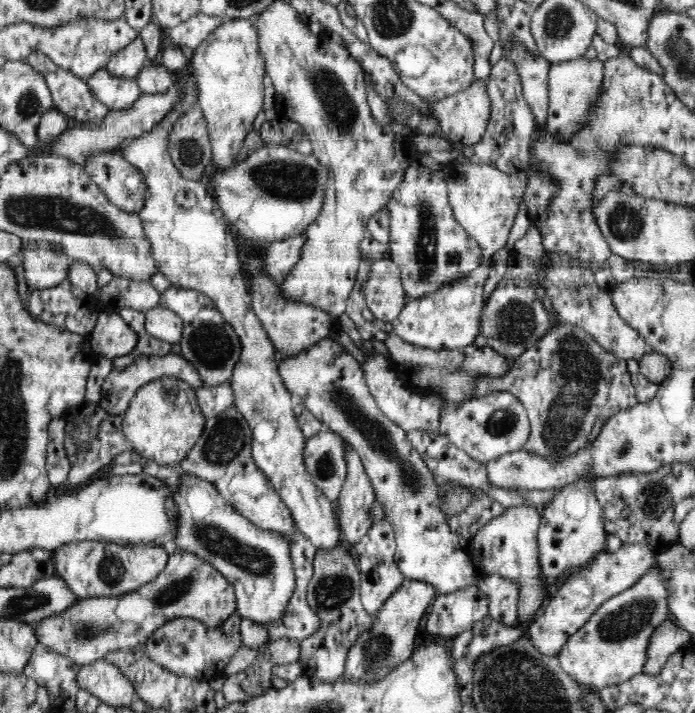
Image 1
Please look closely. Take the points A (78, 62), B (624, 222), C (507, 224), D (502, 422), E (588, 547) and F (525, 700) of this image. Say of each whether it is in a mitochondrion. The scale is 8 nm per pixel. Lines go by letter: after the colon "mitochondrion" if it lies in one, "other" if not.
A: other
B: mitochondrion
C: other
D: mitochondrion
E: other
F: mitochondrion

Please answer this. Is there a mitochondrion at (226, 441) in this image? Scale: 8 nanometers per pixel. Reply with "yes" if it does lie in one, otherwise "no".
yes

